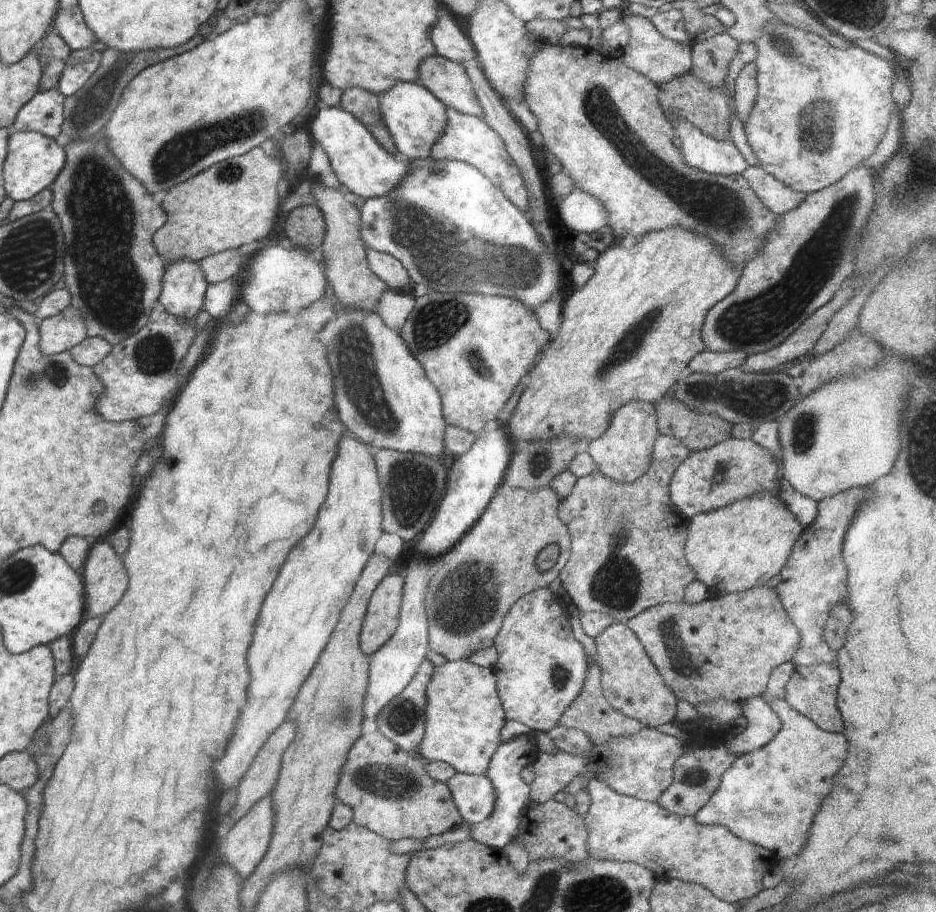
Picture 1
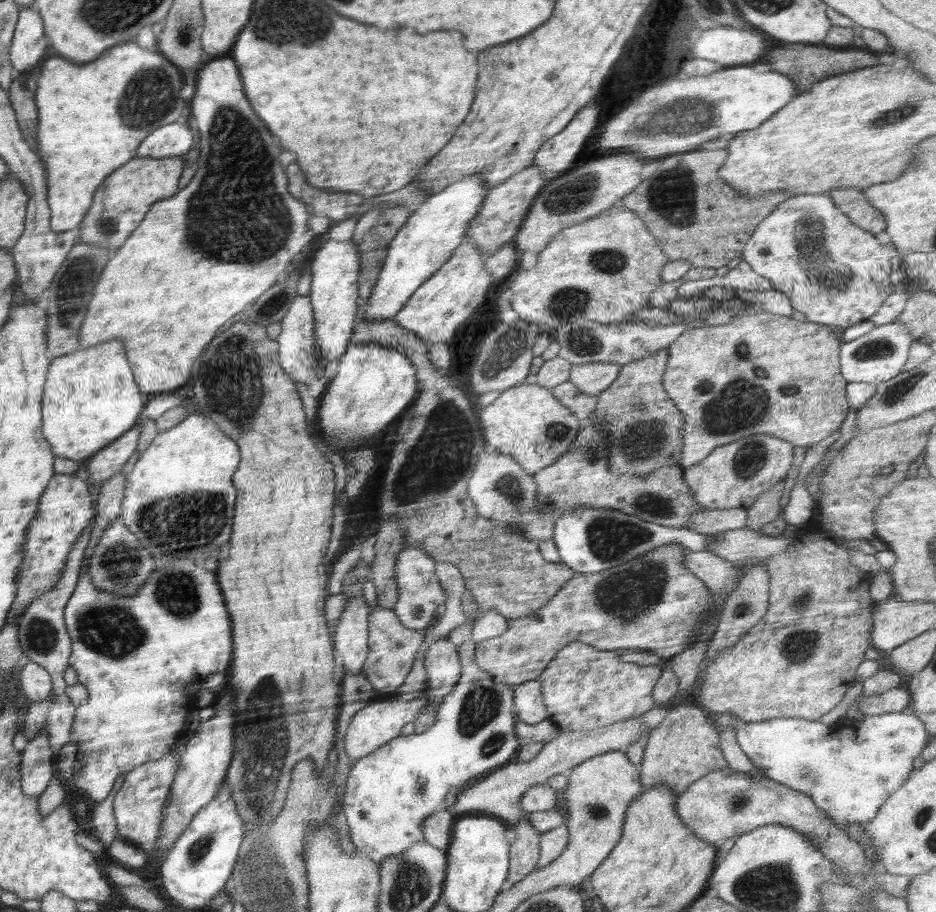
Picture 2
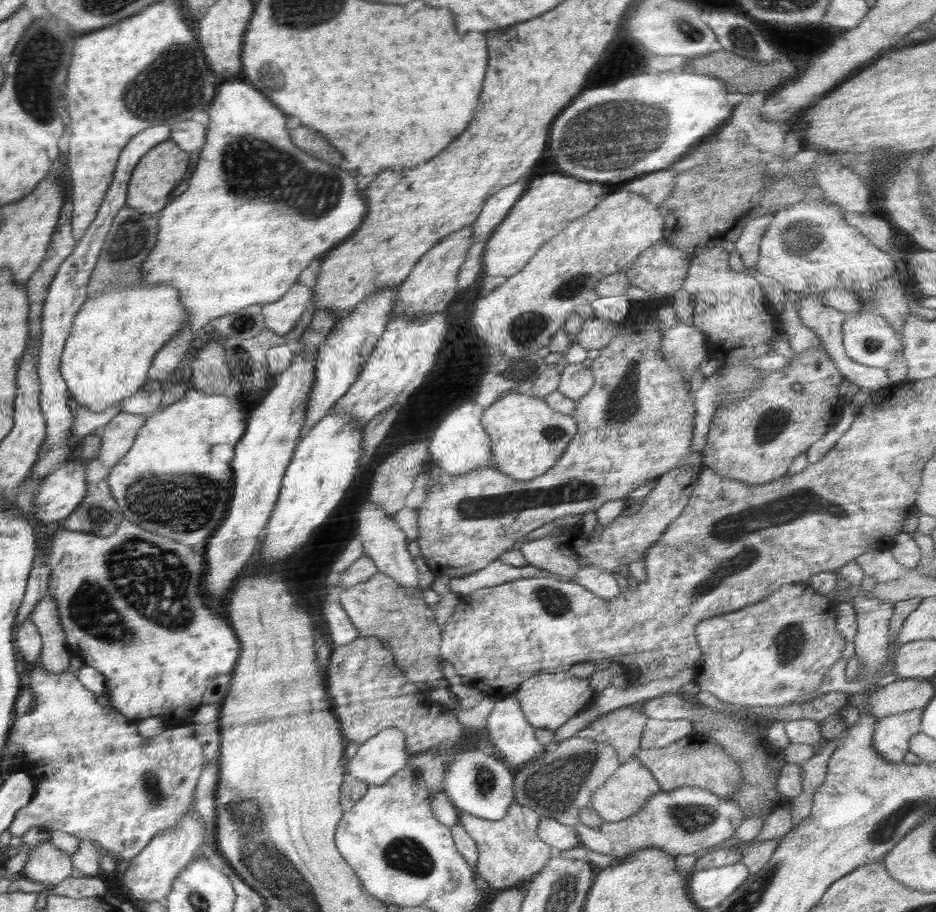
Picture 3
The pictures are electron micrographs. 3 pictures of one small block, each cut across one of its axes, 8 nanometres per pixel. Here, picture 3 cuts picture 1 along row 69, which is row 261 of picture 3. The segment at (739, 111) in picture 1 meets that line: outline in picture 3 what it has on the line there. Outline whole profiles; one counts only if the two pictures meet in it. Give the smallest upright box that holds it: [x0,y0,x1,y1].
[734,214,774,270]

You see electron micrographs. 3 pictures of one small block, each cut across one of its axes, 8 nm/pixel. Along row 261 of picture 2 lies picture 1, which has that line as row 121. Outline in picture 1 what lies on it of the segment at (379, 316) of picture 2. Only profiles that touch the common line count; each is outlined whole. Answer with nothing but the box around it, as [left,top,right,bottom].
[380,82,446,162]

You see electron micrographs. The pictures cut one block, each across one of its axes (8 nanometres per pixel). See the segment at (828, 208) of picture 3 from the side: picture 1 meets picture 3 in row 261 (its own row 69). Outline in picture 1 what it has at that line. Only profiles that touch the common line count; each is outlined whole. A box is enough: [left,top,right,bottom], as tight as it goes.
[744,18,898,195]

